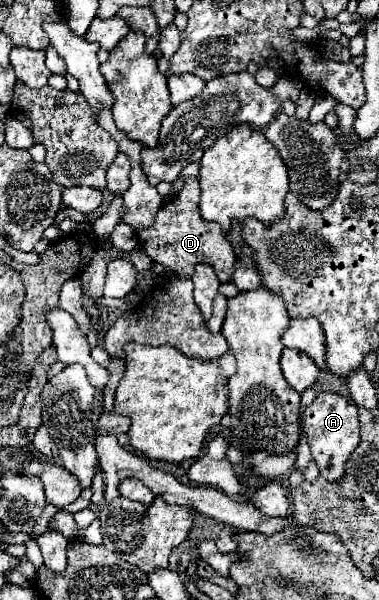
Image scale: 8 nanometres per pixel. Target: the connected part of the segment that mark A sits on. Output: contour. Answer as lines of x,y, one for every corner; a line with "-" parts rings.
321,392
317,398
303,410
301,414
301,426
307,436
313,462
319,466
321,476
325,480
339,480
345,472
345,462
351,456
351,452
359,444
359,418
357,418
357,406
347,400
341,394
335,392

